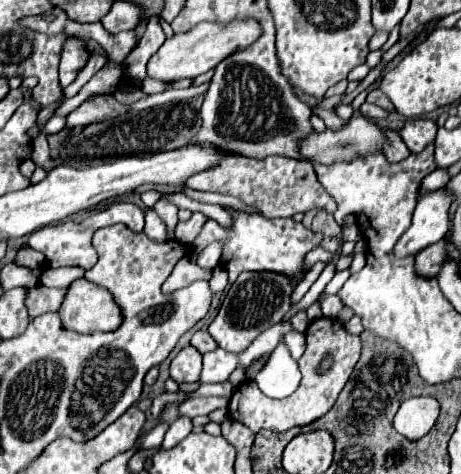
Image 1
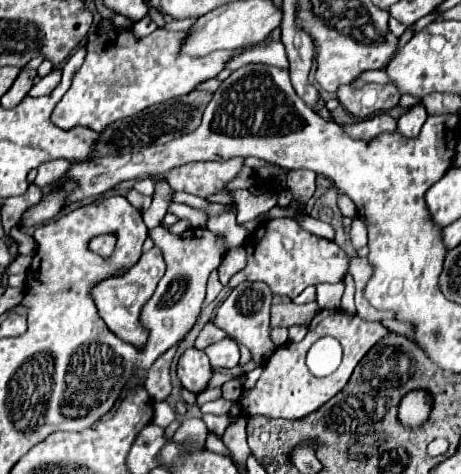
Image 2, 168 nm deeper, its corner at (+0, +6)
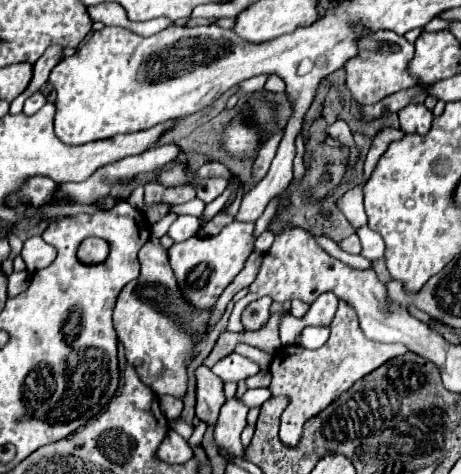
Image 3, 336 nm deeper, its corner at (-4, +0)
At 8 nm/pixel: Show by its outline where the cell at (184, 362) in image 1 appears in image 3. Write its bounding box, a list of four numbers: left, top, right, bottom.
[196,366,226,426]

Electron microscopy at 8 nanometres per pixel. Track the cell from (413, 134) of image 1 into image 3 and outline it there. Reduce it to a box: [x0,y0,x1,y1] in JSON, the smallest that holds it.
[398,104,434,134]

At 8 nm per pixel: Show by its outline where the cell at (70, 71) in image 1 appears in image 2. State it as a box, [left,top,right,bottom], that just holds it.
[28,68,62,96]

